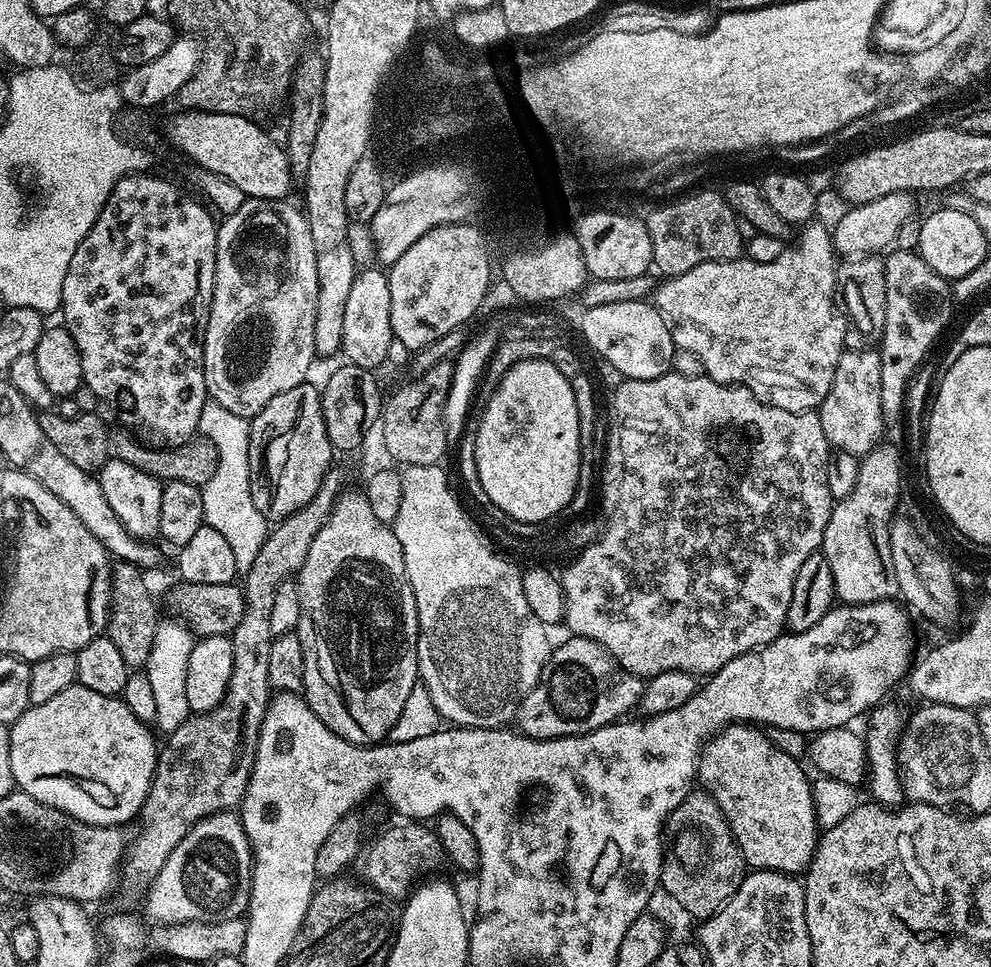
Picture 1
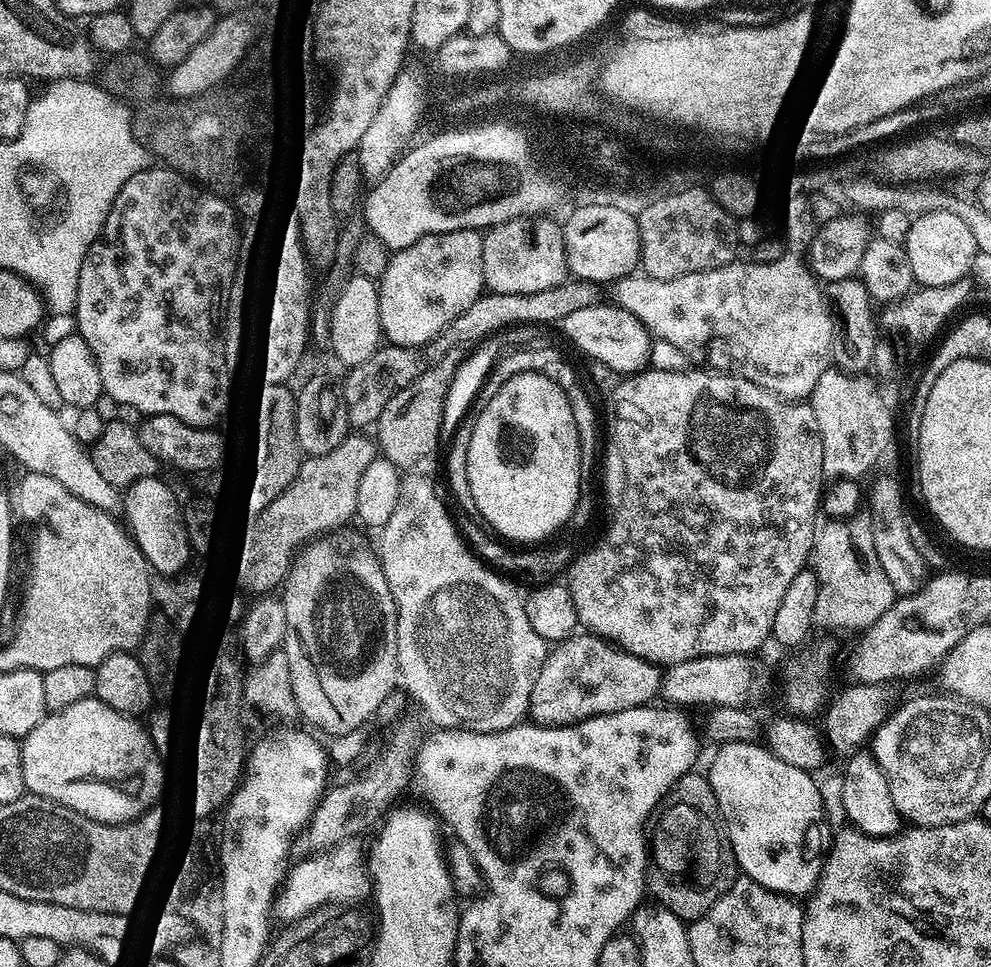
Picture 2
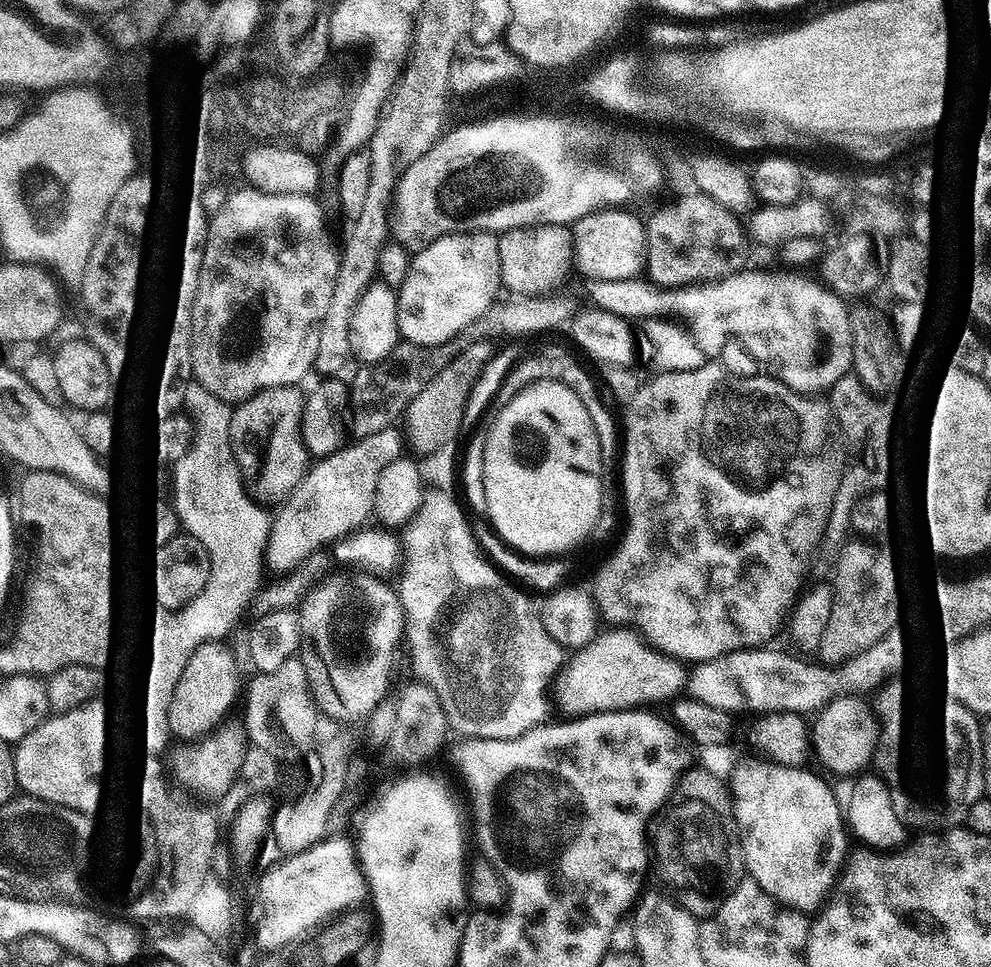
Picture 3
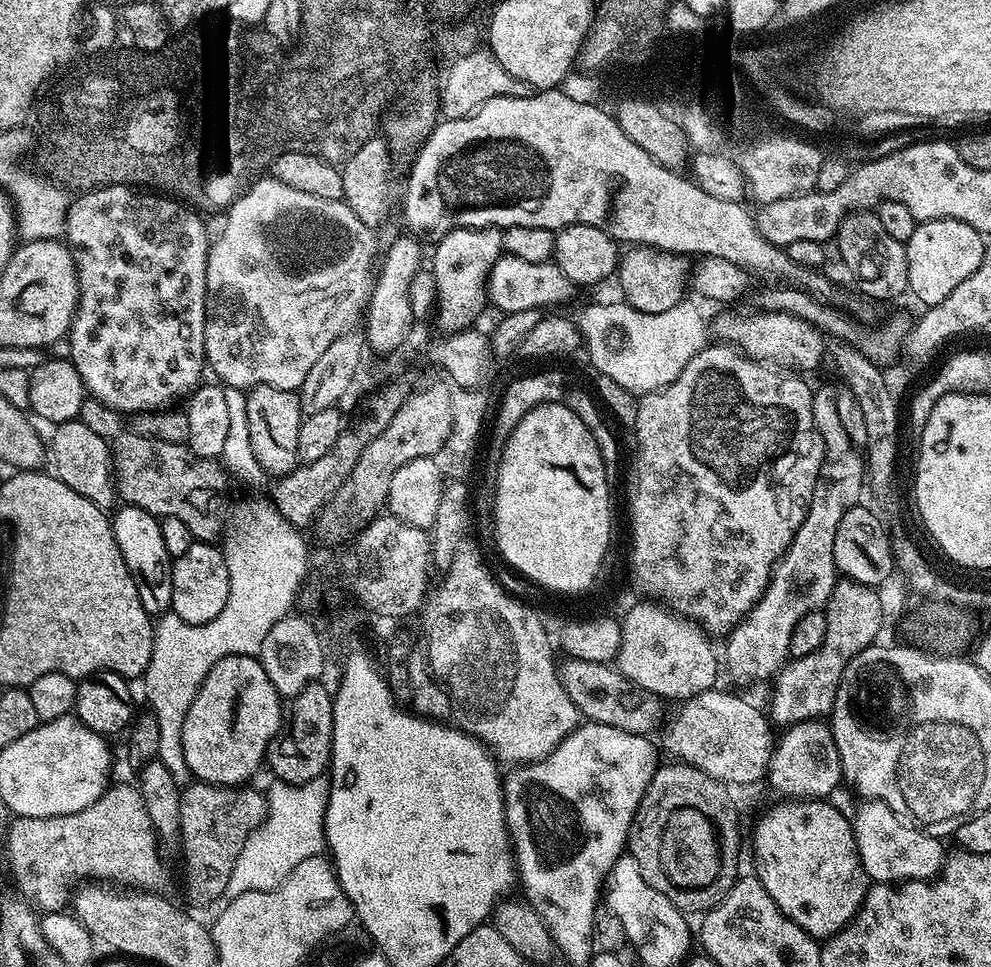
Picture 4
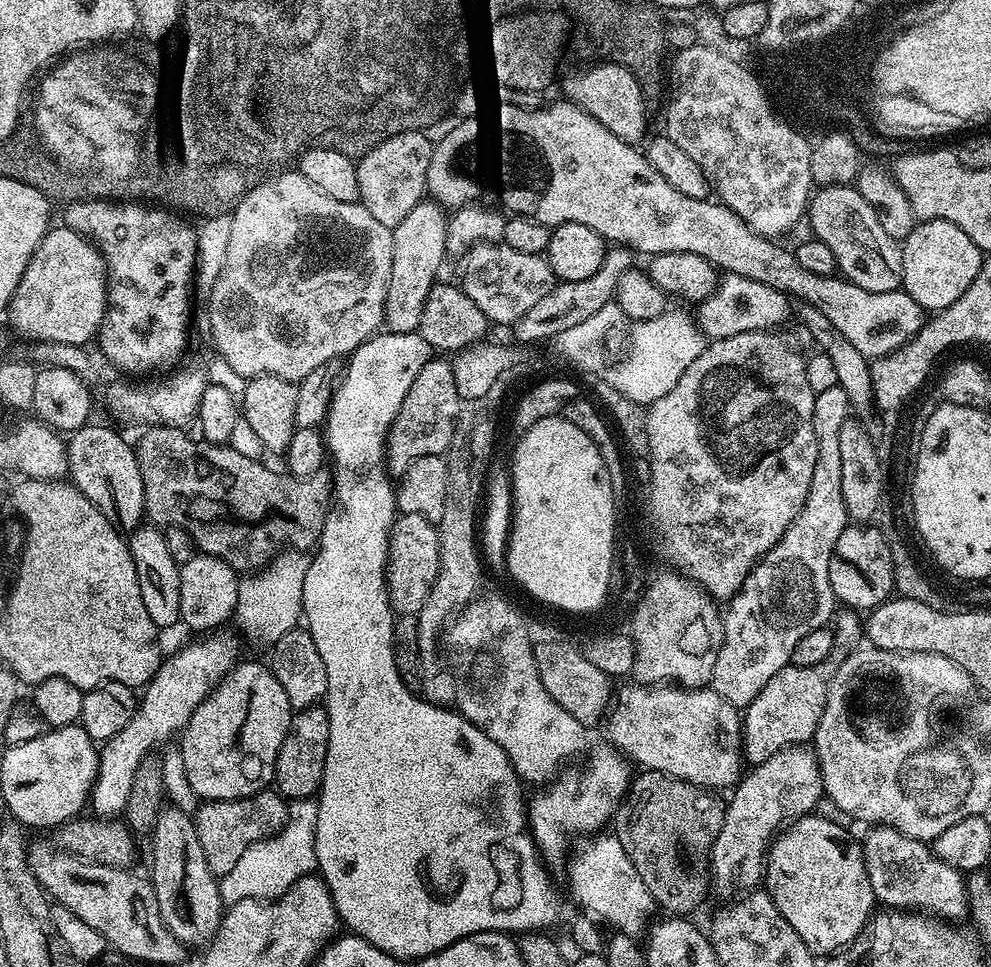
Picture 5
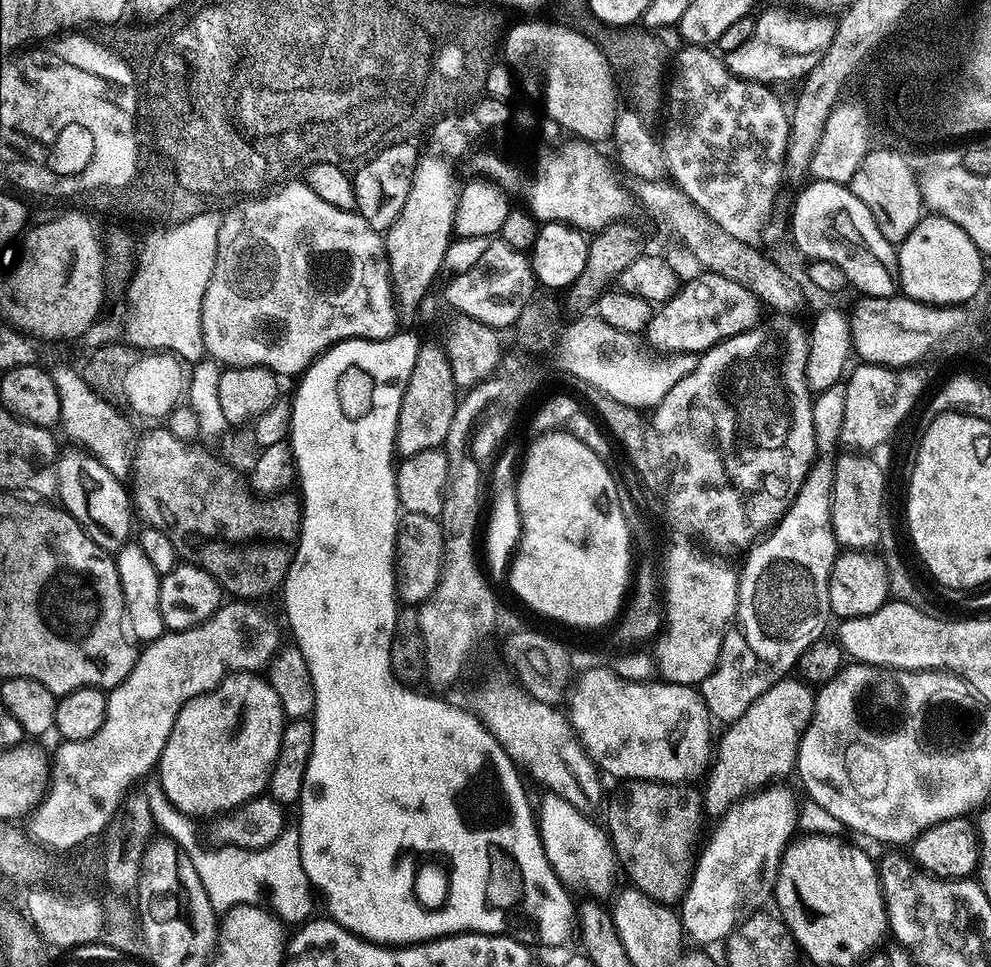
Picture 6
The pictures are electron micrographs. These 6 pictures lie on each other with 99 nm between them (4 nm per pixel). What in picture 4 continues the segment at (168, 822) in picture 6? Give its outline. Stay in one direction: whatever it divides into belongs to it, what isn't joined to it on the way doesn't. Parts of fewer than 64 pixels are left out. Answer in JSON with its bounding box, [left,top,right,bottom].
[226,776,331,898]

